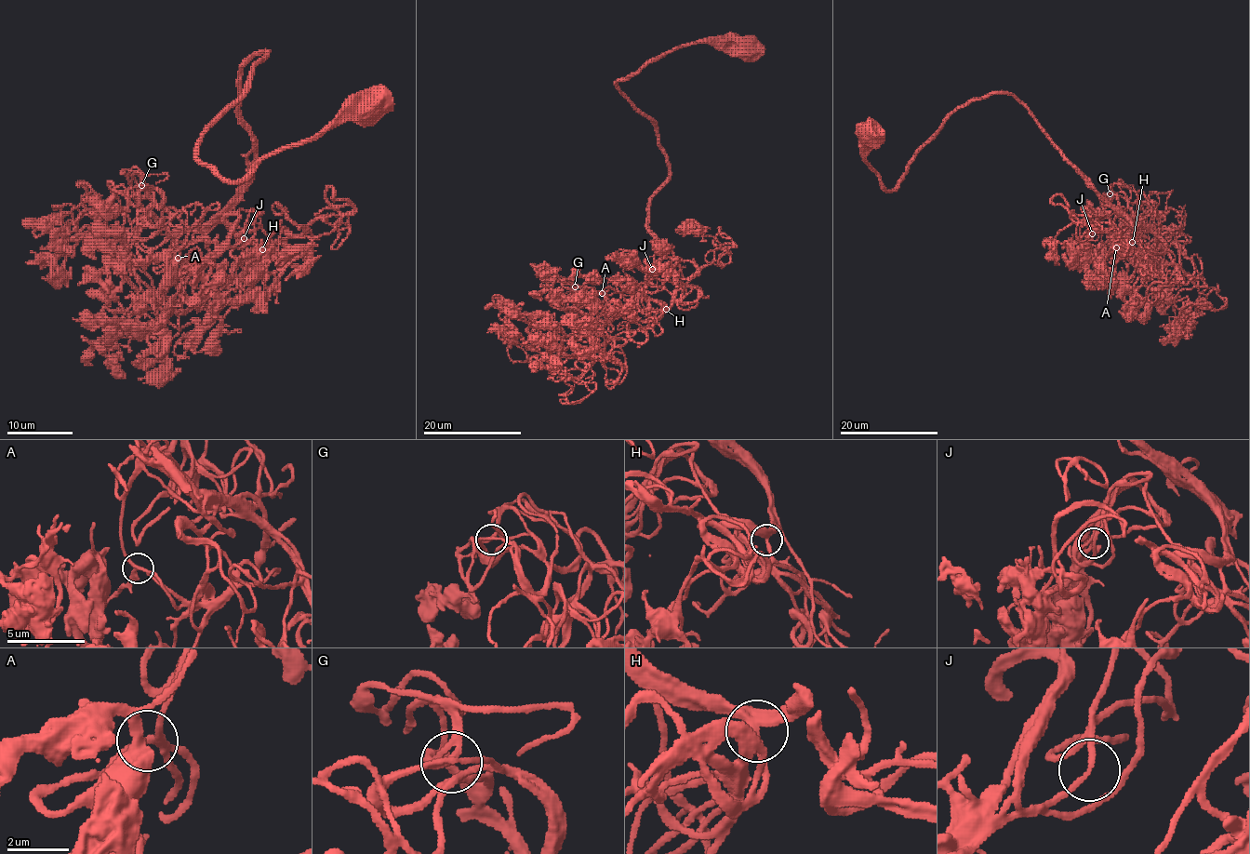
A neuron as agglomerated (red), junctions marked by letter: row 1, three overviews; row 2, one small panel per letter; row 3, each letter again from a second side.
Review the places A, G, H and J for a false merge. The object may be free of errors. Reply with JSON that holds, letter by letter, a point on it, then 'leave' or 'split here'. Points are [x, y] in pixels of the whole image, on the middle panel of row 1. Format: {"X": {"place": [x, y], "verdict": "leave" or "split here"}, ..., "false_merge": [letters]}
{"A": {"place": [602, 293], "verdict": "leave"}, "G": {"place": [575, 286], "verdict": "leave"}, "H": {"place": [666, 309], "verdict": "leave"}, "J": {"place": [652, 269], "verdict": "leave"}, "false_merge": []}

